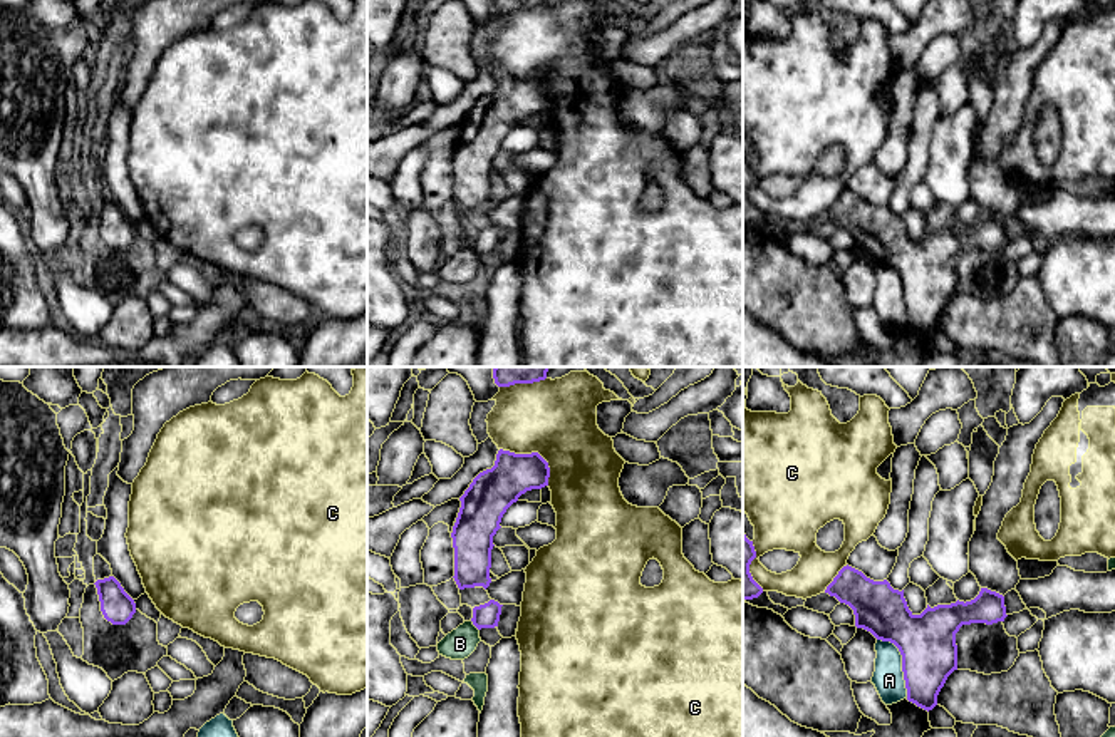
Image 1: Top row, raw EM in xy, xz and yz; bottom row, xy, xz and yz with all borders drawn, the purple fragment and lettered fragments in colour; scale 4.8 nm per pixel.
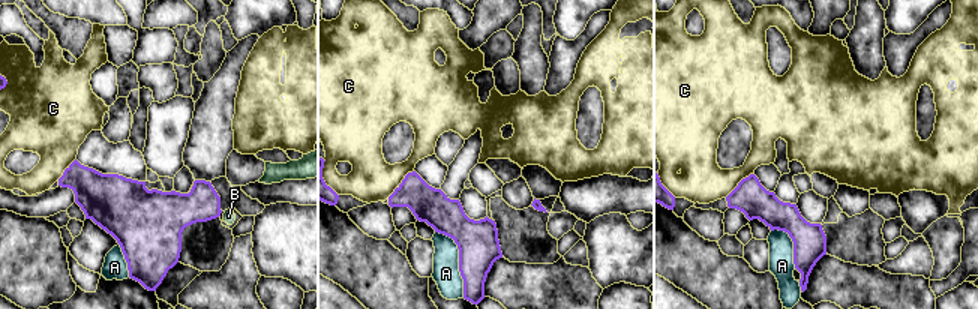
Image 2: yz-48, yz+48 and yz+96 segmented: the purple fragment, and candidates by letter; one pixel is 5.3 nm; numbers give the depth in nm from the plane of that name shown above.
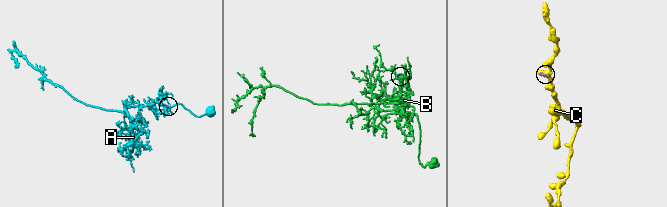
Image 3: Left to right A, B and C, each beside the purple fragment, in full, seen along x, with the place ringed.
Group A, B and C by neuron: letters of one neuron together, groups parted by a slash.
A / B / C

